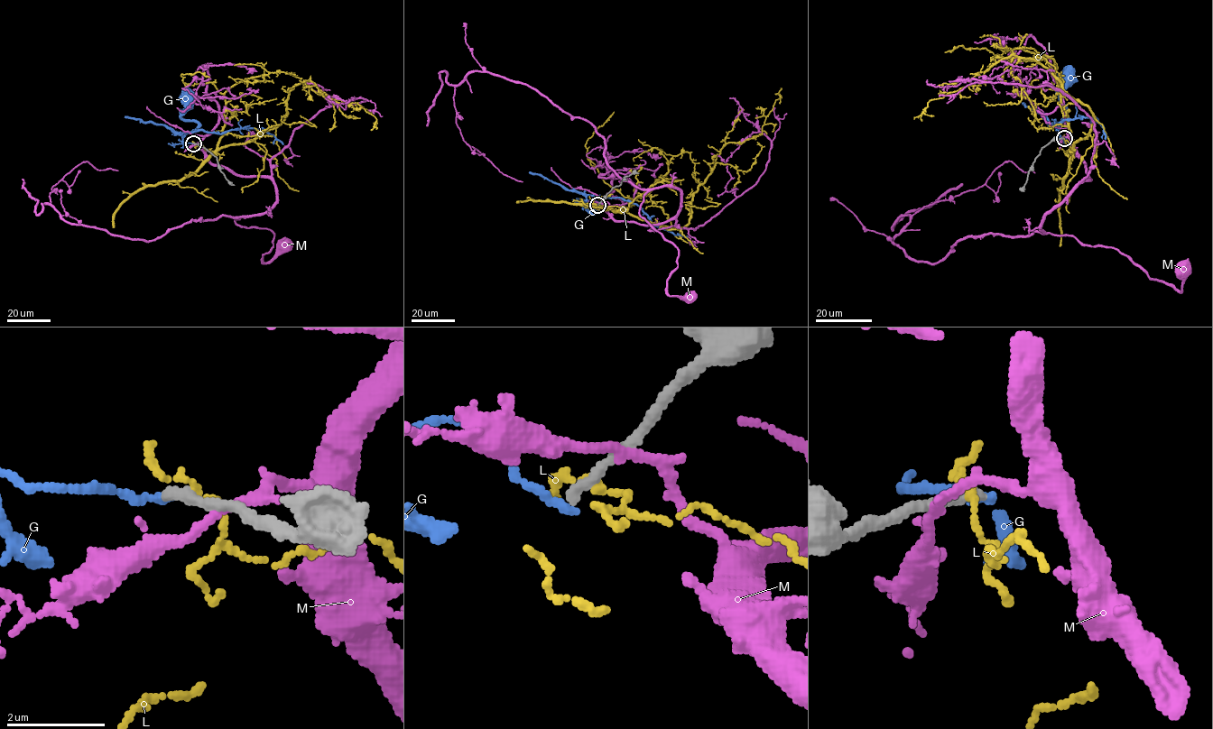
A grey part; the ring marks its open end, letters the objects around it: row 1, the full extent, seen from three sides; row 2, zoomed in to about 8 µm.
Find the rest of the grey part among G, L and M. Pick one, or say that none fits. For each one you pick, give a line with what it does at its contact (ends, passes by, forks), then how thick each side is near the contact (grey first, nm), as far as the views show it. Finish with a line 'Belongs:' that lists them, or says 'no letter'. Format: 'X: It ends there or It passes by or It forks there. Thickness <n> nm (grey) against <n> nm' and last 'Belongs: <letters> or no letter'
Belongs: no letter

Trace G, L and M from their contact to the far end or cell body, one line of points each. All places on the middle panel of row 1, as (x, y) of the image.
G: (597, 205), (587, 200), (597, 200), (602, 205), (587, 206), (585, 203), (592, 201), (597, 206), (595, 207)
L: (598, 204), (652, 223), (686, 226), (692, 195), (721, 149), (762, 133), (781, 87)
M: (599, 202), (616, 221), (662, 224), (680, 190), (651, 188), (639, 215), (678, 251), (667, 292), (689, 297)

